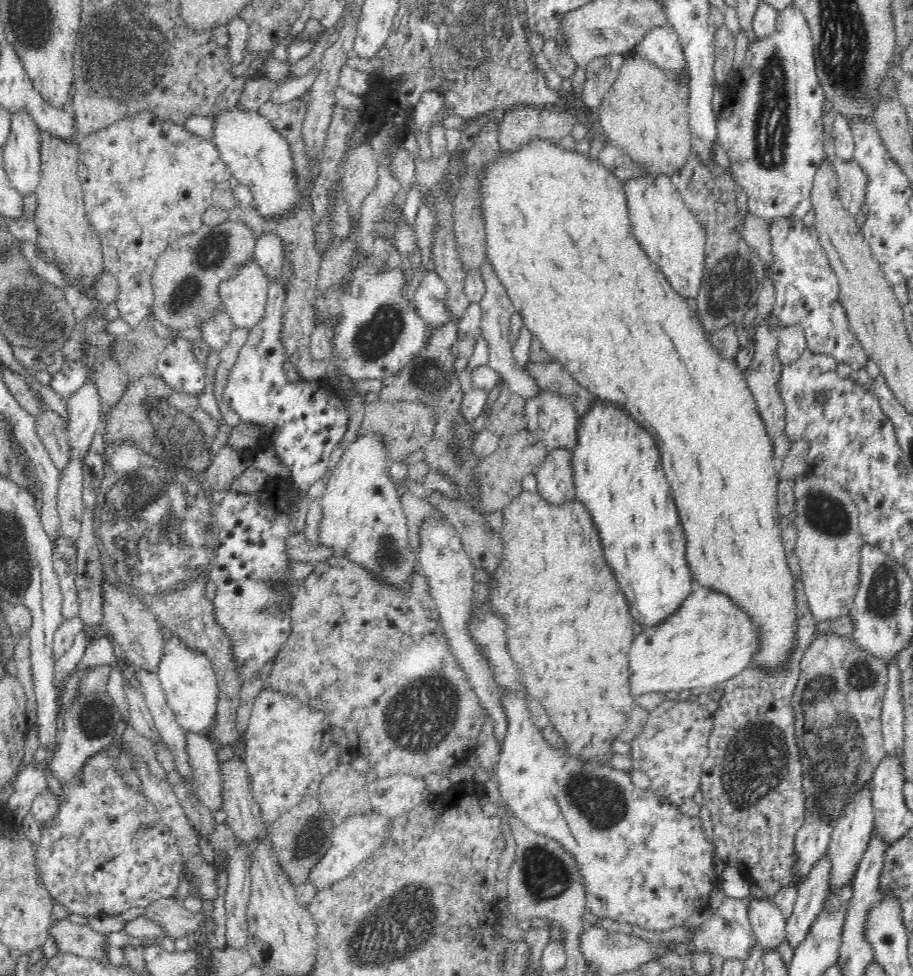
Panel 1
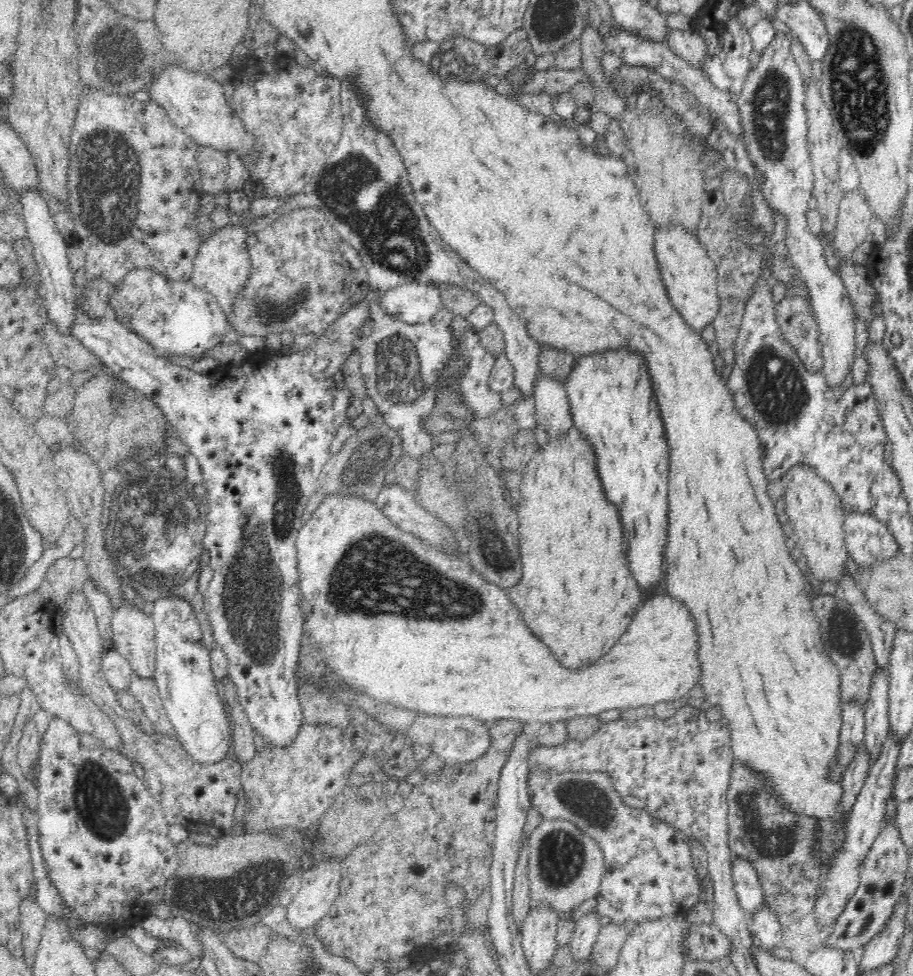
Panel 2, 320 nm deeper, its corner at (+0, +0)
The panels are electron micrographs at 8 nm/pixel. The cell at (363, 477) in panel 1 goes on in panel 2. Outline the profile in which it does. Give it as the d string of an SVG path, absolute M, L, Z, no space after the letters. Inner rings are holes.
M349 492L347 495L331 495L327 496L318 508L311 514L311 518L307 520L307 522L301 526L299 530L299 534L297 536L297 540L295 542L295 547L297 548L297 567L299 570L299 586L300 586L300 602L301 606L303 607L303 615L304 622L303 622L303 633L306 633L311 642L316 649L316 654L321 656L325 665L332 669L332 673L334 673L335 680L337 683L330 684L328 683L328 695L329 690L334 688L340 688L340 692L342 692L342 688L344 688L344 694L346 694L346 690L354 690L356 694L360 694L358 698L356 698L356 704L350 704L350 702L346 702L346 698L340 694L340 696L330 696L334 698L338 703L342 703L354 710L359 712L363 712L368 716L376 719L379 717L379 725L387 728L394 728L398 732L405 731L406 736L410 736L412 742L418 745L426 745L432 749L430 746L430 742L434 742L434 736L436 736L436 732L438 732L438 728L444 724L444 718L480 718L480 721L486 720L486 724L492 722L492 720L498 720L498 718L514 718L516 720L520 720L523 723L526 722L533 722L533 721L541 721L544 720L546 722L553 722L553 721L565 721L569 718L576 717L576 716L584 716L584 715L595 715L599 714L600 712L604 712L604 710L614 710L614 708L624 710L626 713L631 712L633 714L640 714L640 711L644 707L652 706L657 702L670 702L672 703L674 700L679 698L687 699L688 693L694 688L694 685L700 680L702 676L702 665L700 665L700 661L698 661L698 636L696 633L696 623L694 623L694 618L691 616L690 611L683 603L680 601L675 600L674 598L668 596L660 596L656 594L650 600L647 600L644 604L641 604L638 607L638 612L634 614L634 618L632 618L632 622L630 622L630 626L628 626L628 630L622 634L622 638L614 644L614 648L606 654L606 656L602 656L600 660L596 660L594 664L590 664L590 668L586 668L586 670L568 670L568 668L564 668L554 656L552 656L552 652L550 652L550 648L546 648L546 644L542 644L542 640L538 640L532 632L530 632L530 628L526 628L526 624L524 624L523 616L520 616L520 610L512 603L508 592L498 587L498 585L494 584L493 582L488 581L484 578L481 573L478 573L474 568L472 568L470 562L468 562L465 558L452 558L450 555L446 554L441 557L440 552L435 550L434 546L429 546L427 543L423 543L422 540L419 540L416 536L412 534L408 534L406 531L400 530L398 527L395 526L394 523L389 521L389 518L375 505L373 500L373 493L369 492L369 495L364 497L356 497L354 493Z

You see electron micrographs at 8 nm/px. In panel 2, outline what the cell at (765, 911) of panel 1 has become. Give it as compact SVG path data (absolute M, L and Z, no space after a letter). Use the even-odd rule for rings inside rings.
M737 856L731 862L731 876L740 907L751 916L766 903L757 872L750 861Z

